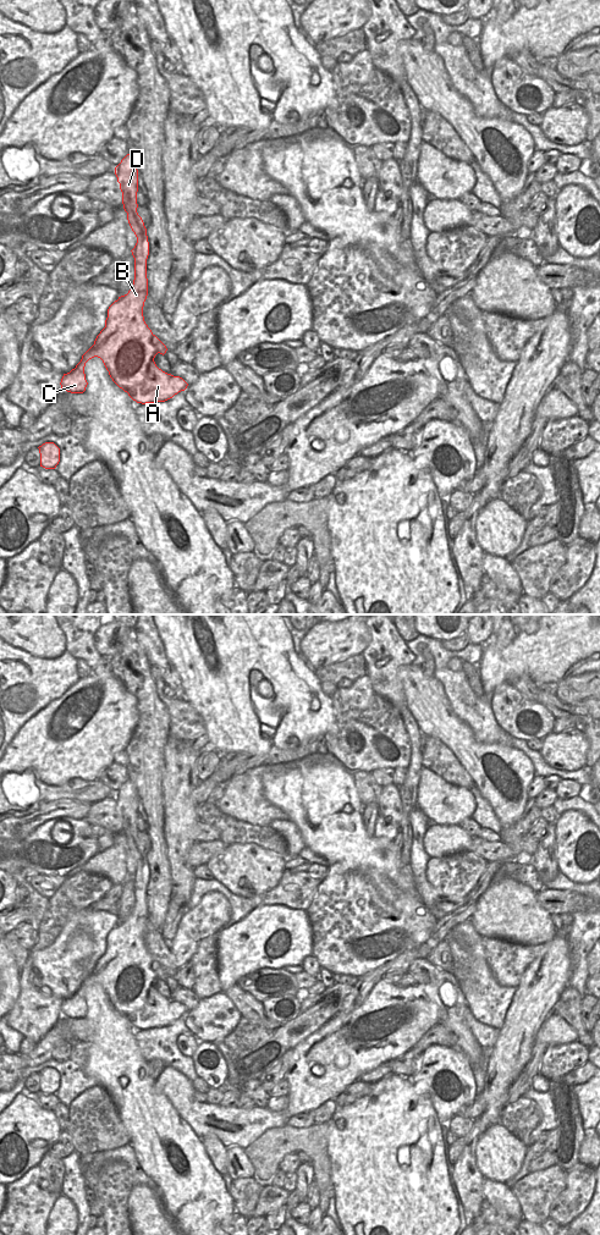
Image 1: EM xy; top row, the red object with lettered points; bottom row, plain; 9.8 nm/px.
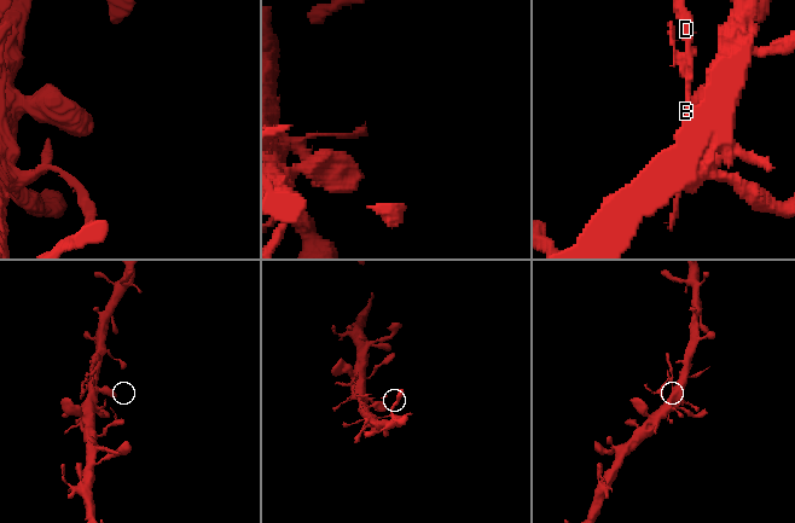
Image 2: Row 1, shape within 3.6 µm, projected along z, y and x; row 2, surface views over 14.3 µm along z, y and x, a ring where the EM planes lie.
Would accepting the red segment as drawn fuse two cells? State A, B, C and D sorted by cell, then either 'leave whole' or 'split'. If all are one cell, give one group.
groups A B C / D; split

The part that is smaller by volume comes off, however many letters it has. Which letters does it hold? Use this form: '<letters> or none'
D

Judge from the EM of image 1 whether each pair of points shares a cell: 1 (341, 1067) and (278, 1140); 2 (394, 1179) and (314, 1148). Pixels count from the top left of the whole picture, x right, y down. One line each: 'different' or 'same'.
1: different
2: different

